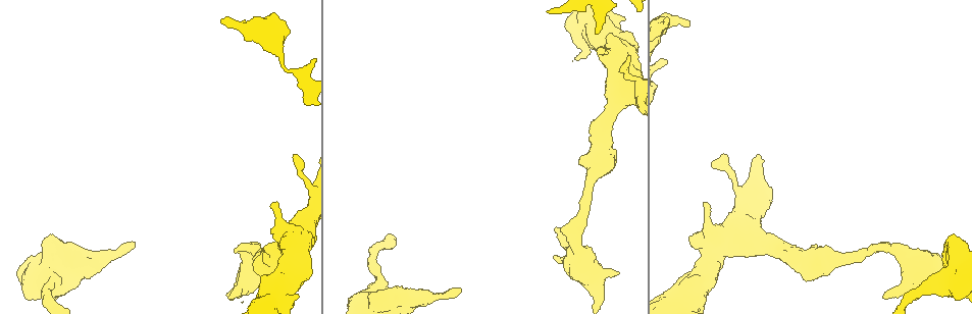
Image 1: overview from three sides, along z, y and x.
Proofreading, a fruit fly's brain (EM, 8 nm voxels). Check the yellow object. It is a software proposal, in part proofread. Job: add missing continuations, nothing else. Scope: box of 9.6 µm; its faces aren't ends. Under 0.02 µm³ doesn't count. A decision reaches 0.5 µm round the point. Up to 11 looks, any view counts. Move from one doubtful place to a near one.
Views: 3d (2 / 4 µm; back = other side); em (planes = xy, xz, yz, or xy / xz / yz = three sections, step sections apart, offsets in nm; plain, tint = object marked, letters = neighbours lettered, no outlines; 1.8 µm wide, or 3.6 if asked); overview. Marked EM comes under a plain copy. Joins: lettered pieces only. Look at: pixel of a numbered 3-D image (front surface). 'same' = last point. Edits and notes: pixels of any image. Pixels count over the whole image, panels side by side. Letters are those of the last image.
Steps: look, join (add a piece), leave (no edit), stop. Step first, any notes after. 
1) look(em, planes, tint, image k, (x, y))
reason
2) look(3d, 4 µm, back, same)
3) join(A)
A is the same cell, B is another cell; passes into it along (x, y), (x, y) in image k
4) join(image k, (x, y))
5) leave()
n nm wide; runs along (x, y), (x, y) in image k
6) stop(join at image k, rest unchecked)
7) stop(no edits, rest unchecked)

look(em, planes, letters, image 1, (135, 243))
end of a long branch

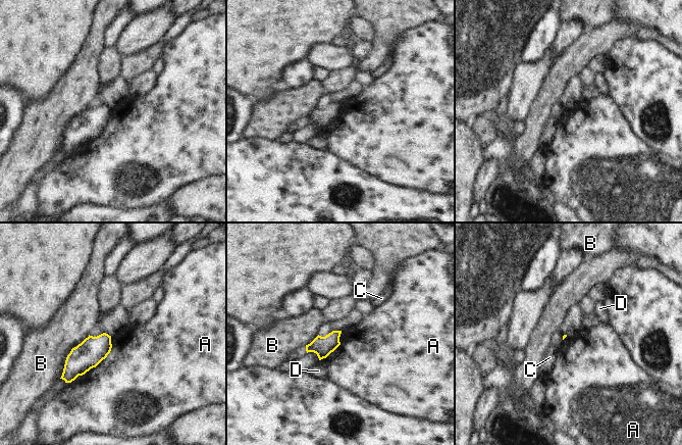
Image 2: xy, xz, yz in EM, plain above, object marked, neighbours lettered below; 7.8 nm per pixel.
leave()
A, B, C and D are other cells; border along (111, 347), (95, 366), (69, 383) in image 2; none of them fits

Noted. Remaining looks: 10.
look(3d, 4 µm, back, image 1, (228, 298))
free end

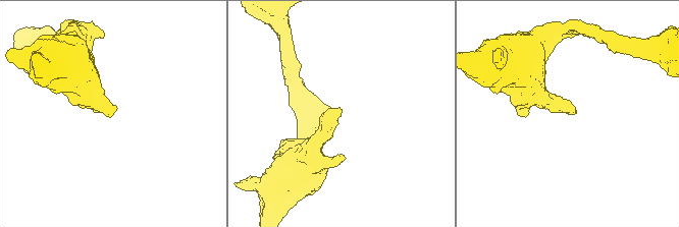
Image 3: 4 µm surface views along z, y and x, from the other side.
look(em, xy, step 4, tint, image 3, (576, 111))

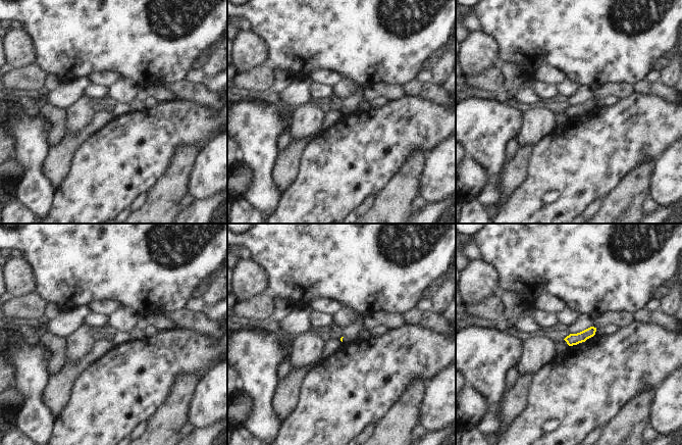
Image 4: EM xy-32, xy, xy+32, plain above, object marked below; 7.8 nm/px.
look(em, planes, letters, same)
another direction

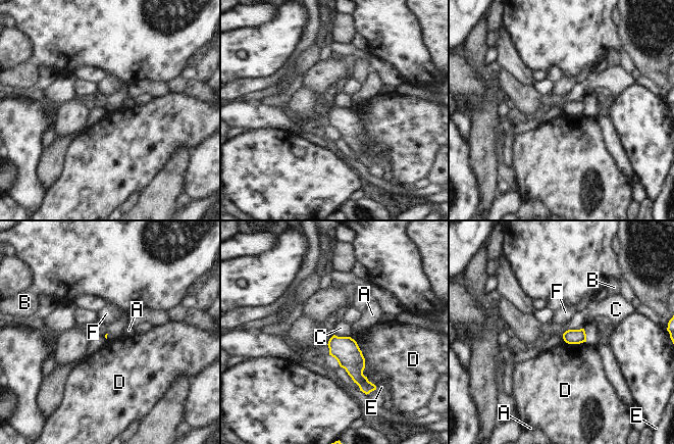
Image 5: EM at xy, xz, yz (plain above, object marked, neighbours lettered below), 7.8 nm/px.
leave()
A, B, C, D, E and F are other cells; border along (334, 334), (350, 337) in image 5; no lettered piece goes on from it

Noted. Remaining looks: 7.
look(em, yz, step 4, letters, image 1, (712, 165))
tapers out

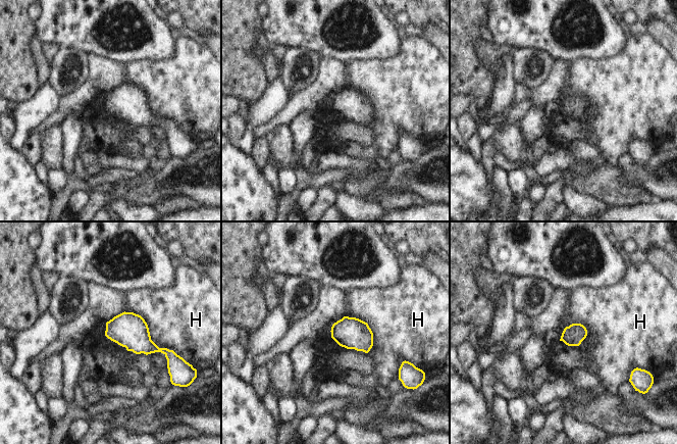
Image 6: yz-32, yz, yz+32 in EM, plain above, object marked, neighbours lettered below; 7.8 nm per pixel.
leave()
H touches over 550 nm; H is another cell; none of them fits

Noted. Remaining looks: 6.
look(3d, 4 µm, image 1, (668, 20))
an open end

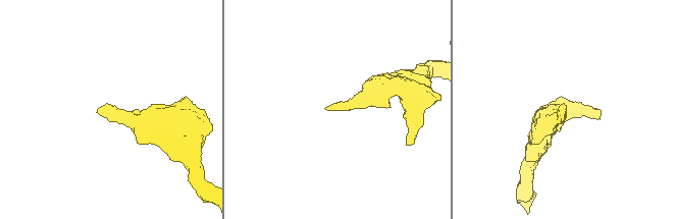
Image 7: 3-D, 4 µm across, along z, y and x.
look(em, xy, step 8, letters, image 7, (100, 112))

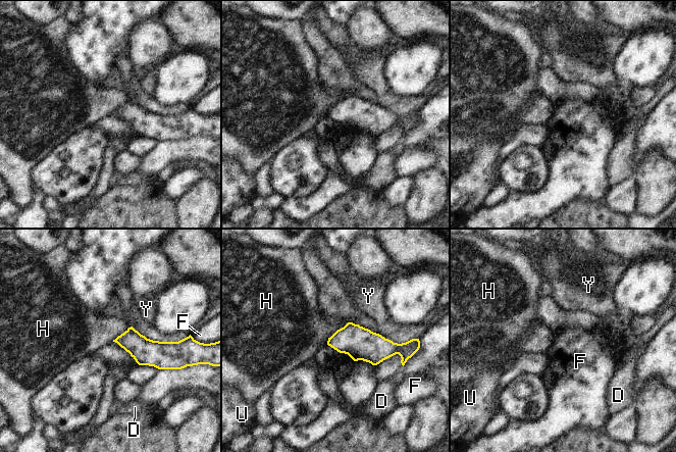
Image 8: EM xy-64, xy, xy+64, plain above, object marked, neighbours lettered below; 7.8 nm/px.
leave()
120 nm wide; Y touches over 240 nm; D, F, H, U and Y are other cells; none of them fits

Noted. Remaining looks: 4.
stop(no edits, rest unchecked)

